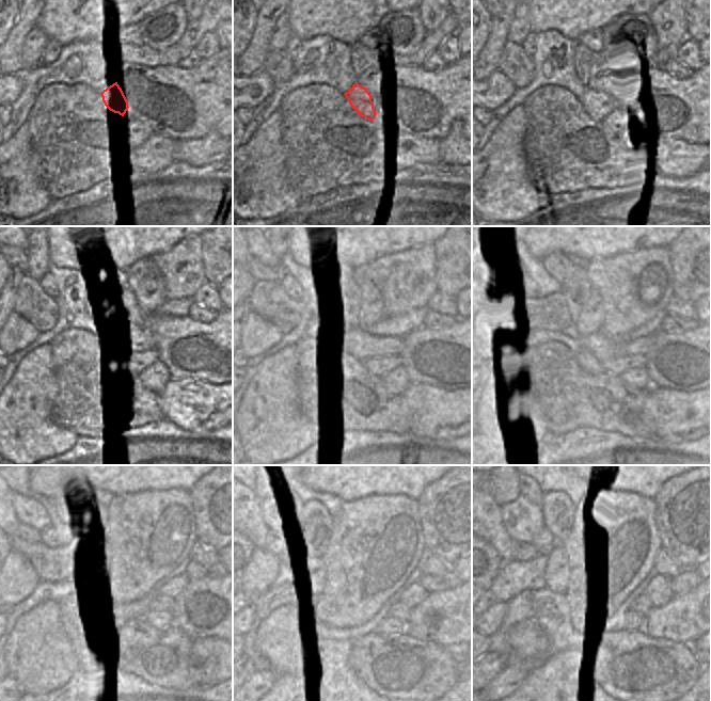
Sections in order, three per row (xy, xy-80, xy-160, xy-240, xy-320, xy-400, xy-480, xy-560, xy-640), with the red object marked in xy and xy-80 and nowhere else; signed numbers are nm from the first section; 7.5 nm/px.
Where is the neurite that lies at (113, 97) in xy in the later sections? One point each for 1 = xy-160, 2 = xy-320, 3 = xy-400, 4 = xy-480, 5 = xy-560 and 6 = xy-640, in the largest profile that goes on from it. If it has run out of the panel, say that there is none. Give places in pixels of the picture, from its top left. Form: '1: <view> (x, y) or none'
1: xy-160 (598, 105)
2: xy-320 (364, 347)
3: xy-400 (641, 346)
4: xy-480 (173, 588)
5: xy-560 (415, 593)
6: xy-640 (659, 590)

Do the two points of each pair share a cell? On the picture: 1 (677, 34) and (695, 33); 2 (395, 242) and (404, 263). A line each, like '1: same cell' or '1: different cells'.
1: different cells
2: different cells

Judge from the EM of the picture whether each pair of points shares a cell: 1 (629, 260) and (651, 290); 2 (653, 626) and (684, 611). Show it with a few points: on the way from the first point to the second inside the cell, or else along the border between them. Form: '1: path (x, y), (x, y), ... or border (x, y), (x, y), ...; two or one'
1: path (629, 268), (644, 283); one
2: path (661, 622), (673, 622), (677, 619); one

